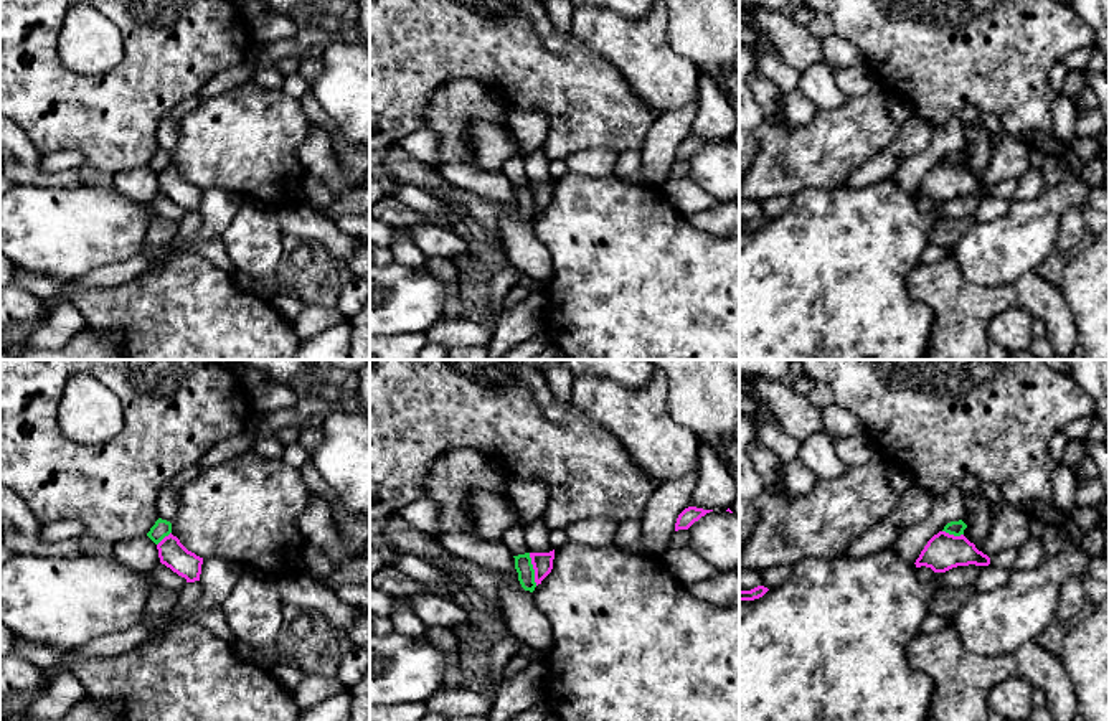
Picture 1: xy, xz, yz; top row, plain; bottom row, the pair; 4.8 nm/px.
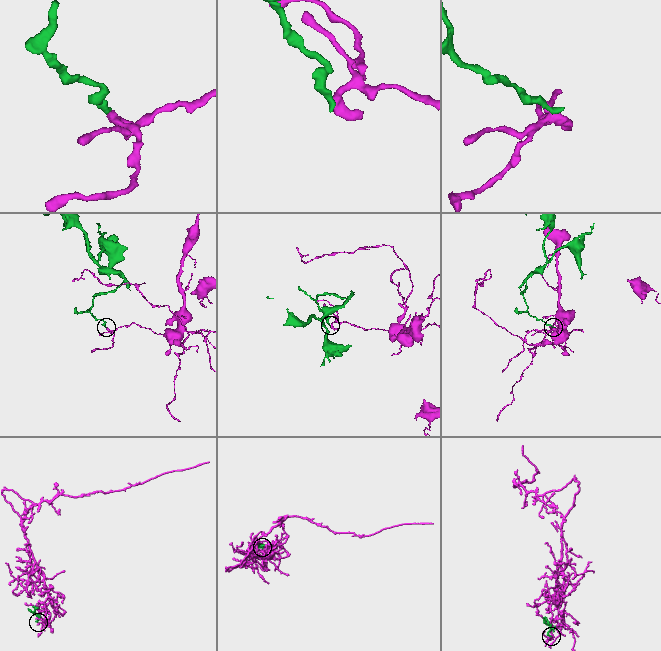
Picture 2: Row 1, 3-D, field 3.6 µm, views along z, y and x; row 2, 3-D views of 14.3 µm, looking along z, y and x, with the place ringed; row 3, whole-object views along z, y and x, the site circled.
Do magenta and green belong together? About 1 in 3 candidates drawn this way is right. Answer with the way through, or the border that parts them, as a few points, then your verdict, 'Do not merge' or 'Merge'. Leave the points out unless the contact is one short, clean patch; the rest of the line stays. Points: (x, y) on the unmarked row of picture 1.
Boundary: xz (528, 183), (537, 215). Do not merge

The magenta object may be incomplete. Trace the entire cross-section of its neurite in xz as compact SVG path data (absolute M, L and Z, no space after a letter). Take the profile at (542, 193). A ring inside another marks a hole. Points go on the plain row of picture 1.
M554 180L550 183L530 183L530 188L535 200L535 213L538 216L553 200Z

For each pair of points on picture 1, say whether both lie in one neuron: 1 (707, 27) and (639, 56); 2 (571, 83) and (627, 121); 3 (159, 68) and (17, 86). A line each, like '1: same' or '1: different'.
1: different
2: same
3: same

